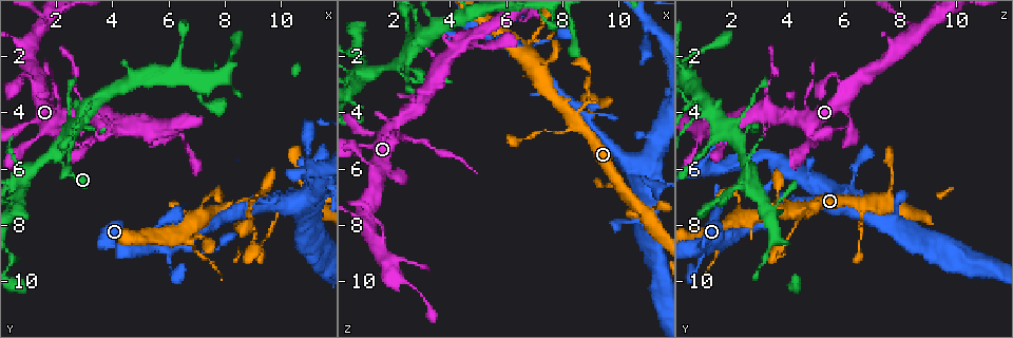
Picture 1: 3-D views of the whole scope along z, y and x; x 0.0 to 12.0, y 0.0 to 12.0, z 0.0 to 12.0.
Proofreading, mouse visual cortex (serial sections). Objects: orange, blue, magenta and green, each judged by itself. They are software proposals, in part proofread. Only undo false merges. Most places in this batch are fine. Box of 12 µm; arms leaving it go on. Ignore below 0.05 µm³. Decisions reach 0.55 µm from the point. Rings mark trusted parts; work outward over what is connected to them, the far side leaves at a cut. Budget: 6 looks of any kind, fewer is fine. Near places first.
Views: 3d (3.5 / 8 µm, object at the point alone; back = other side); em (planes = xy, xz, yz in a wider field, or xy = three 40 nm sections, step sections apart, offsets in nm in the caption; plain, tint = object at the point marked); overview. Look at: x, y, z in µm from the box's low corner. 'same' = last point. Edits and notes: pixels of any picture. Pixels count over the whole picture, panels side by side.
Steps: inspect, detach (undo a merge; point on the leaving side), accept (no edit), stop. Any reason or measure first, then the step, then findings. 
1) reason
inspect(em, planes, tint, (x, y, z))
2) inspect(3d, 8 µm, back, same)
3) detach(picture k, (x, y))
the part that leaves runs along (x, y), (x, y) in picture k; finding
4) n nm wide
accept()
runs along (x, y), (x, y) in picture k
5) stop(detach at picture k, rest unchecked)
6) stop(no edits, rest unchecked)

small branch off a trunk
inspect(3d, 3.5 µm, (3.1, 4.0, 3.4))

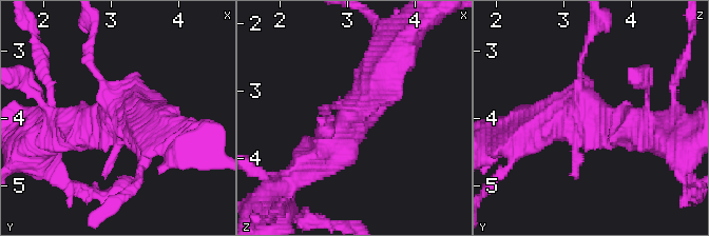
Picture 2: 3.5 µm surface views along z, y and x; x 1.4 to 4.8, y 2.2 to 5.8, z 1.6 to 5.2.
inspect(em, xy, step 3, tint, (3.05, 3.95, 3.35))

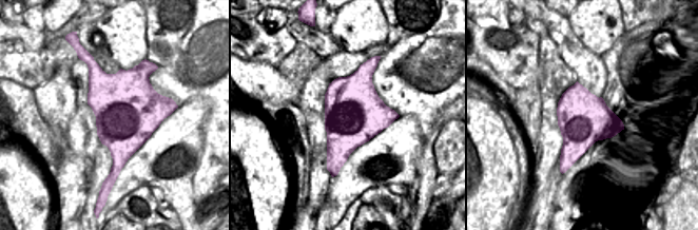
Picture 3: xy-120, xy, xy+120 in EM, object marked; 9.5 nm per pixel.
accept()
runs along (308, 164), (344, 133), (393, 59) in picture 2; all the same cell

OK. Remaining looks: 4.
calibre changes
inspect(3d, 8 µm, (7.6, 6.7, 2.1))

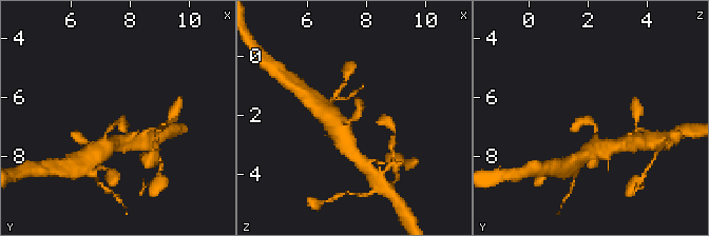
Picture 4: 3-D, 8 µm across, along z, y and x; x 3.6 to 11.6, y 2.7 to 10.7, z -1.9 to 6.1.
inspect(3d, 3.5 µm, back, (7.7, 6.7, 2.0))

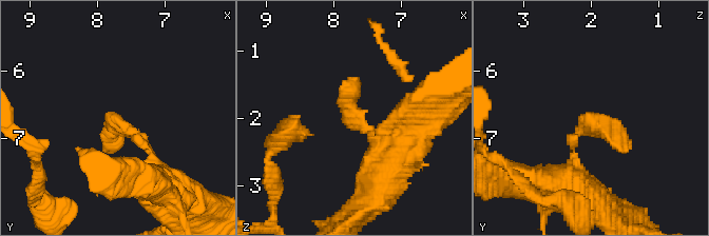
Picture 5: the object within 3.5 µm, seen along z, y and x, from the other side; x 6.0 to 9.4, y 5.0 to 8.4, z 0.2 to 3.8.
inspect(em, xy, step 1, tint, (7.65, 6.80, 2.05))

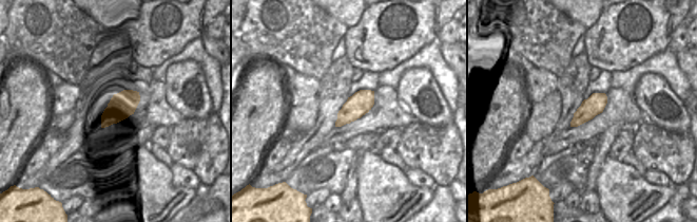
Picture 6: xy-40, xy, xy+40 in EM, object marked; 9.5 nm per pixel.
accept()
runs along (396, 143), (353, 119), (344, 81) in picture 5; all the same cell

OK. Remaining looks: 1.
stop(no edits, rest unchecked)

